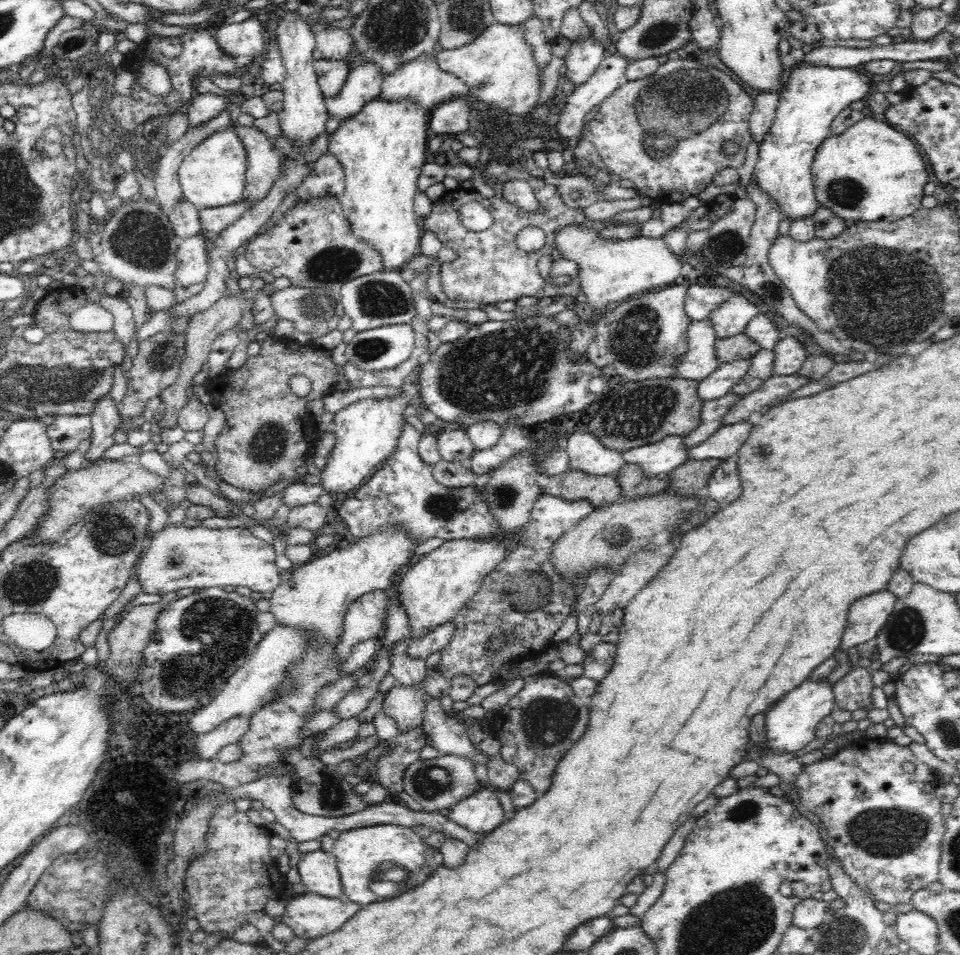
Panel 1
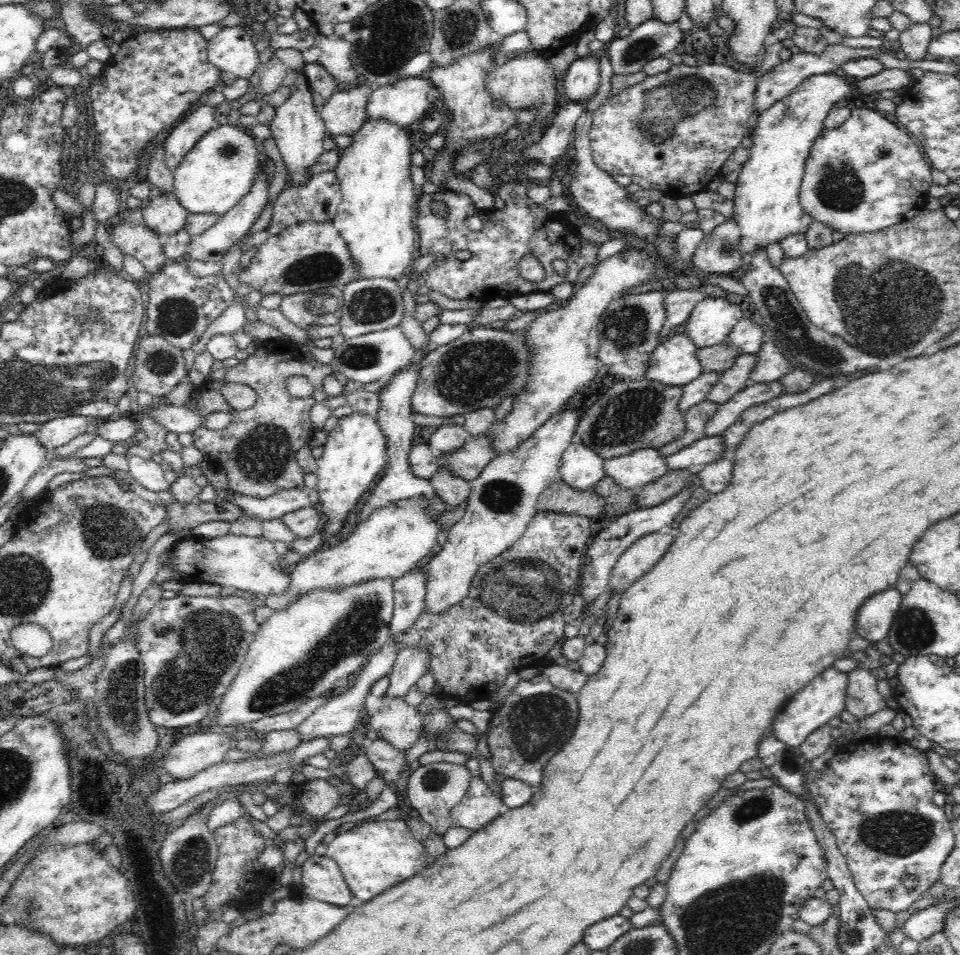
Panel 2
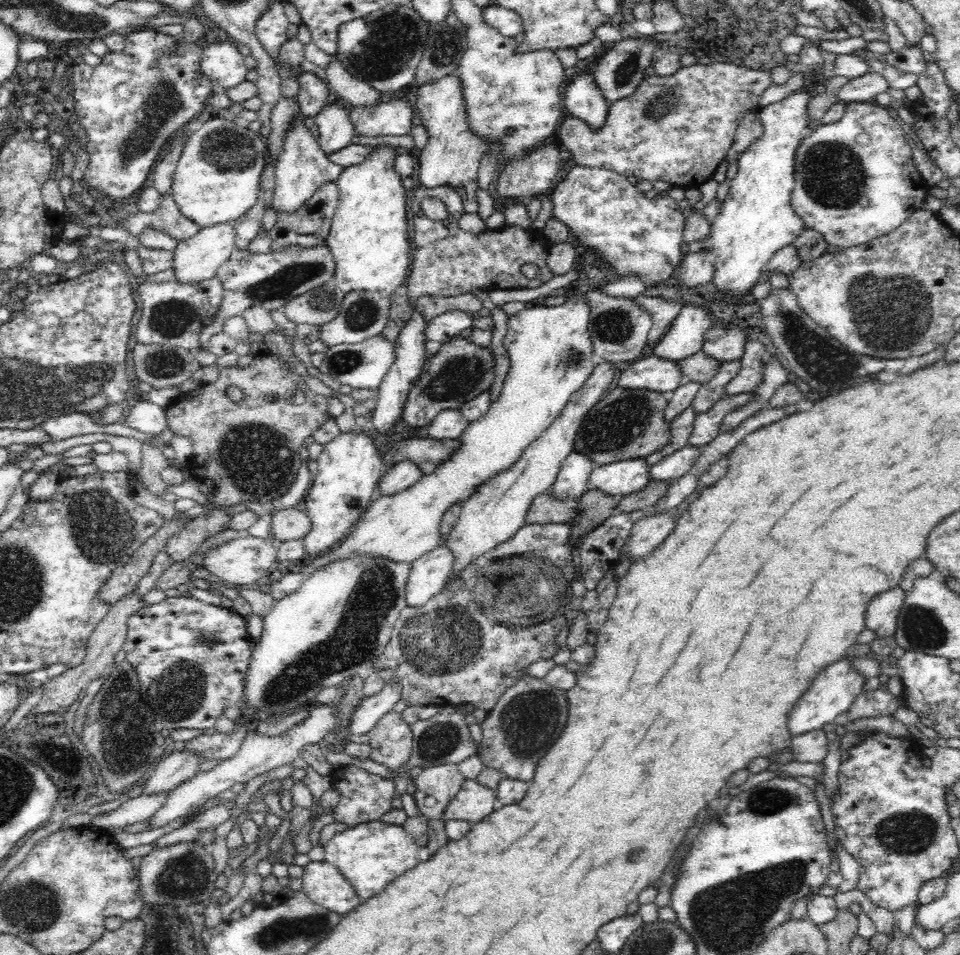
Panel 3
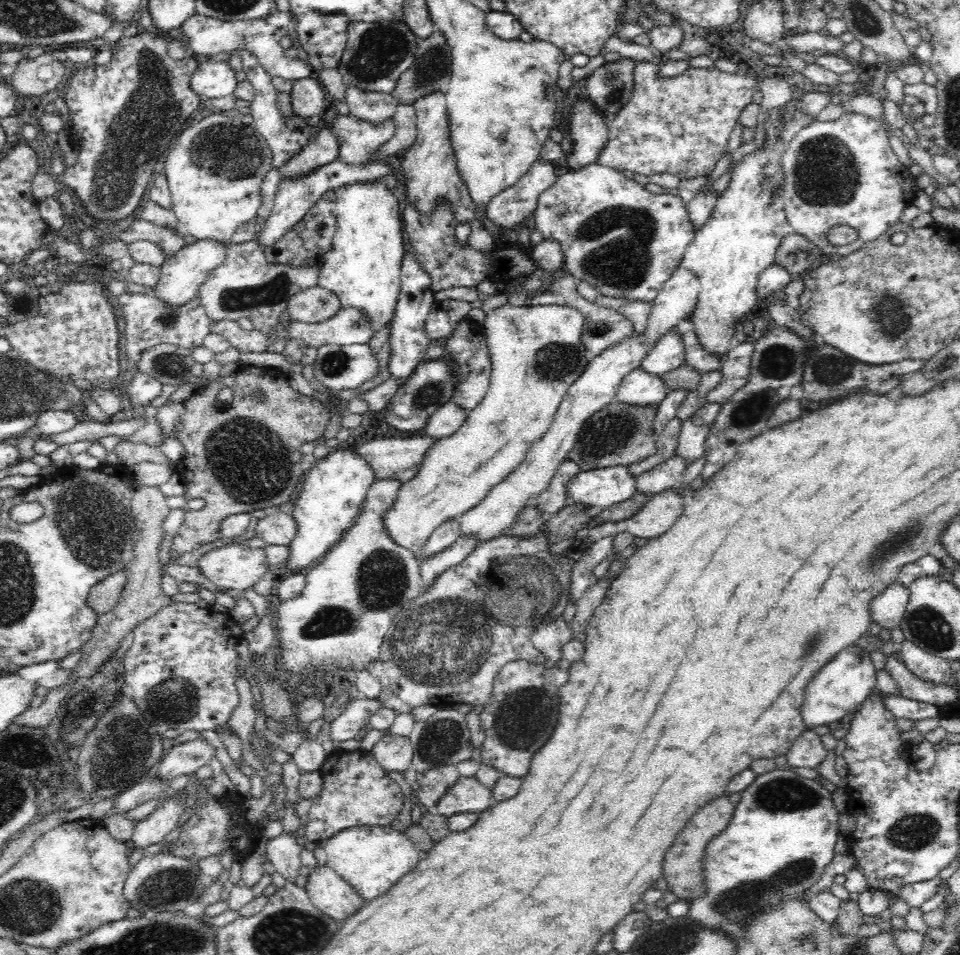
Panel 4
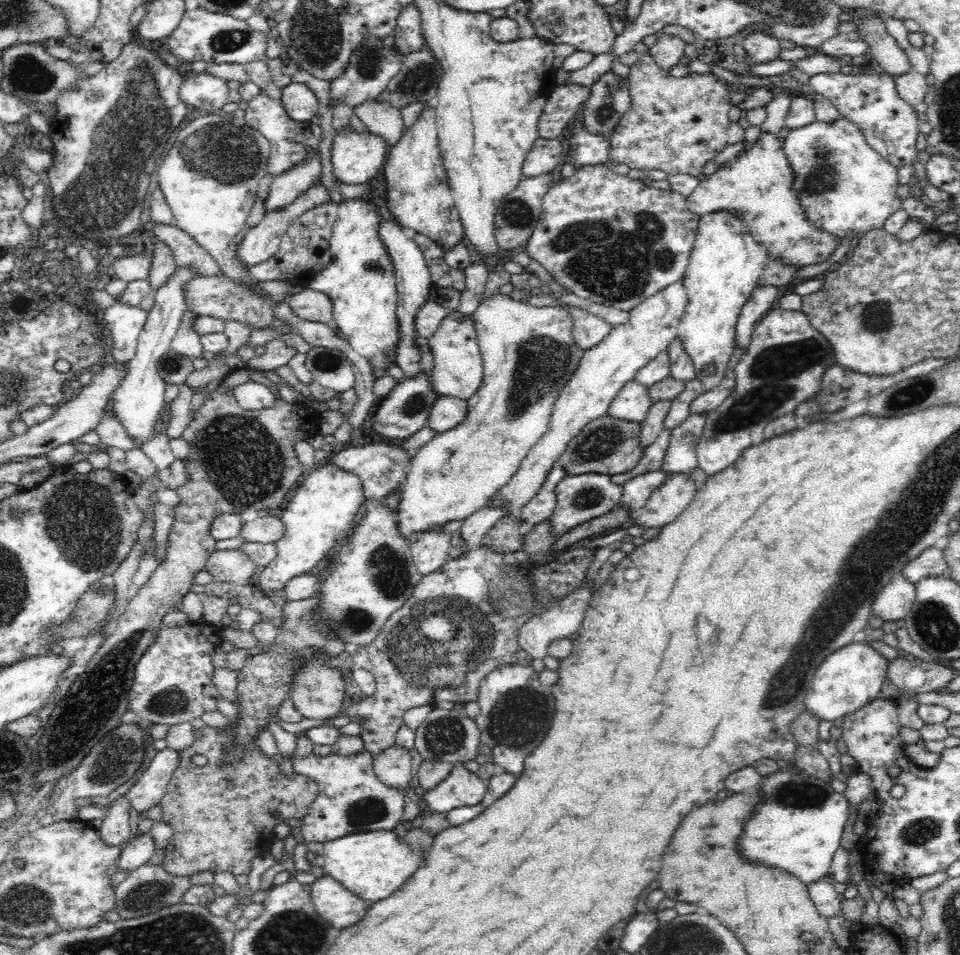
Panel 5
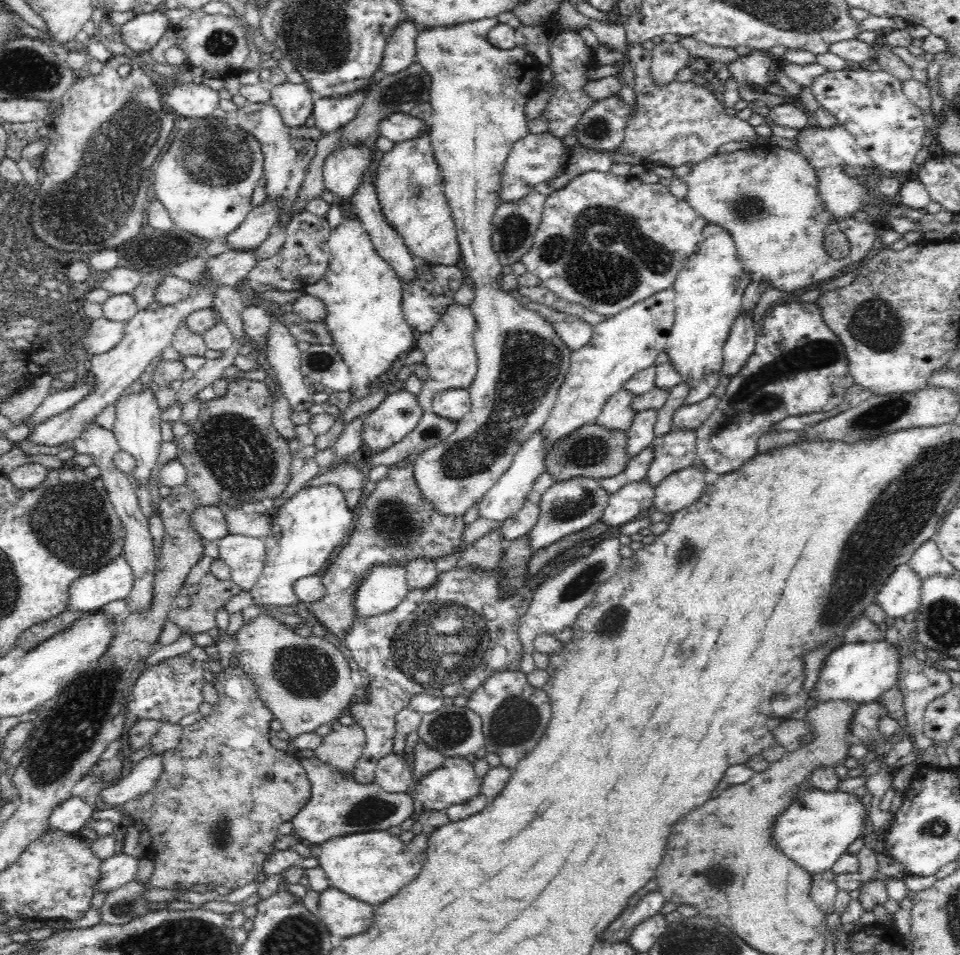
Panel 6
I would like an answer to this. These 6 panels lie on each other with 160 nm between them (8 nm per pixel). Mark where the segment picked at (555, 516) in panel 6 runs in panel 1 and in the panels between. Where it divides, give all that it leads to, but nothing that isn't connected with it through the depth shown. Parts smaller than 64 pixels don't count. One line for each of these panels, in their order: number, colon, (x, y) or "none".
1: (658, 459)
2: (632, 471)
3: (618, 479)
4: (599, 488)
5: (581, 497)

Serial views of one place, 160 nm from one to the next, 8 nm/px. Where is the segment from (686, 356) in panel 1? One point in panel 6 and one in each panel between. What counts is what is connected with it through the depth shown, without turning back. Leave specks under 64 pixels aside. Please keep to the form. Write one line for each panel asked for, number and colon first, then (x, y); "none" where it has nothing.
2: (674, 361)
3: (649, 372)
4: (640, 388)
5: (632, 403)
6: (617, 414)

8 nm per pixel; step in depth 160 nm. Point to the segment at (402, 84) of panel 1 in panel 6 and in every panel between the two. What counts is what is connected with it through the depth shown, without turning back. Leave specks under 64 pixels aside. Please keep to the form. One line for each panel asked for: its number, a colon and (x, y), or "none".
2: (408, 99)
3: (394, 117)
4: (358, 138)
5: (357, 157)
6: (343, 169)

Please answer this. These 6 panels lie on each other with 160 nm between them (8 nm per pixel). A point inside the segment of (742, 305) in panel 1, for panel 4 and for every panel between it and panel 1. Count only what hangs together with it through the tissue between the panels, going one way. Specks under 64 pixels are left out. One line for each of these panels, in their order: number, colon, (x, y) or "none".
2: (712, 319)
3: (684, 338)
4: (667, 354)

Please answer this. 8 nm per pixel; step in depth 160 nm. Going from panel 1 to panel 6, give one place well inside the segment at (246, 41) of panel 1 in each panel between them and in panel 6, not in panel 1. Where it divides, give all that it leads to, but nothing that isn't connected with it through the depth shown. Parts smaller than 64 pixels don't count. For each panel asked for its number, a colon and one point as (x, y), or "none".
2: (232, 50)
3: (222, 63)
4: (211, 79)
5: (206, 92)
6: (189, 99)

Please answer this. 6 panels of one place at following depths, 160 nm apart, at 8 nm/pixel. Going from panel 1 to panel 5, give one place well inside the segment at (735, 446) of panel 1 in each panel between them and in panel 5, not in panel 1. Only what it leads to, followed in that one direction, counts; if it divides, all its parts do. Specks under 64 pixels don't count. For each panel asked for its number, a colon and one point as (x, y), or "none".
2: (704, 451)
3: (674, 466)
4: (666, 475)
5: (635, 493)

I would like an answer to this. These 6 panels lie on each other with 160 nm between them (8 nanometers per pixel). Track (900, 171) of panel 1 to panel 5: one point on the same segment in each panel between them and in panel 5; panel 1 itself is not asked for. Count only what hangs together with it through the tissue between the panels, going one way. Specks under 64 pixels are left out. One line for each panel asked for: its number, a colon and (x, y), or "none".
2: (866, 175)
3: (855, 180)
4: (844, 172)
5: (843, 185)

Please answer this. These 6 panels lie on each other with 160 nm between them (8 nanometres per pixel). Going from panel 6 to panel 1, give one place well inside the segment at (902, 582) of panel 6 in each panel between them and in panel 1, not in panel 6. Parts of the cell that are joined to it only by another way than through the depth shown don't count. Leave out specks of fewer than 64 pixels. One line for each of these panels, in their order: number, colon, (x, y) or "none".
1: (867, 617)
2: (874, 618)
3: (881, 615)
4: (887, 609)
5: (893, 602)

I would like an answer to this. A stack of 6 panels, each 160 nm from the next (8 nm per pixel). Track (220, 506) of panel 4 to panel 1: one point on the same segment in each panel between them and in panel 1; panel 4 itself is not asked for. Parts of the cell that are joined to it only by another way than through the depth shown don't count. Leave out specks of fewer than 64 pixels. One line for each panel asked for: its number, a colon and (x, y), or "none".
1: (268, 433)
2: (257, 450)
3: (250, 450)

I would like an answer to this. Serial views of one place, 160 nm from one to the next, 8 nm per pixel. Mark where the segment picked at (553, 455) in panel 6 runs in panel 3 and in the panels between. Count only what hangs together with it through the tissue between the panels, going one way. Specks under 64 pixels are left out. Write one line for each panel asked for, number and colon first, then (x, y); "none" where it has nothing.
3: (625, 423)
4: (619, 434)
5: (610, 445)

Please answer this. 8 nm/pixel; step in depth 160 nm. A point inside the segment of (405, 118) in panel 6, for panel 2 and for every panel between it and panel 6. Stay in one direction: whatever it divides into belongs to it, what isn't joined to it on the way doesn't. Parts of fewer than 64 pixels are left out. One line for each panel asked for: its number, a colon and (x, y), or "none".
2: (335, 52)
3: (352, 92)
4: (375, 107)
5: (381, 118)

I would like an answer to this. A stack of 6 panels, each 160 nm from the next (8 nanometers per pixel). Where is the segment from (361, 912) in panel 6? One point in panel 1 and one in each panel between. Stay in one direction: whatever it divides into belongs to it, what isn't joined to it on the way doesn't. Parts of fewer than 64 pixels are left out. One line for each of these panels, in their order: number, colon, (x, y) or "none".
1: (318, 870)
2: (322, 879)
3: (323, 883)
4: (330, 893)
5: (339, 906)

